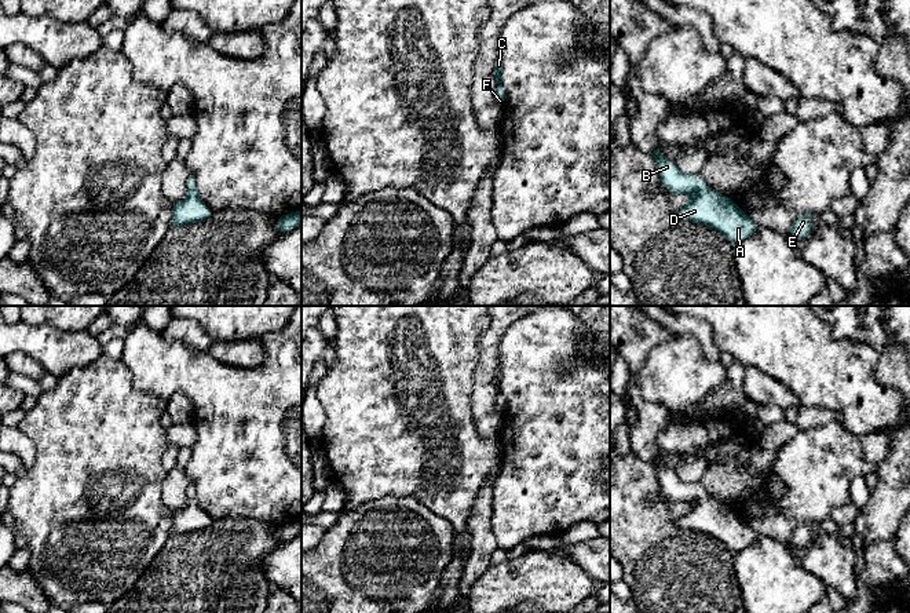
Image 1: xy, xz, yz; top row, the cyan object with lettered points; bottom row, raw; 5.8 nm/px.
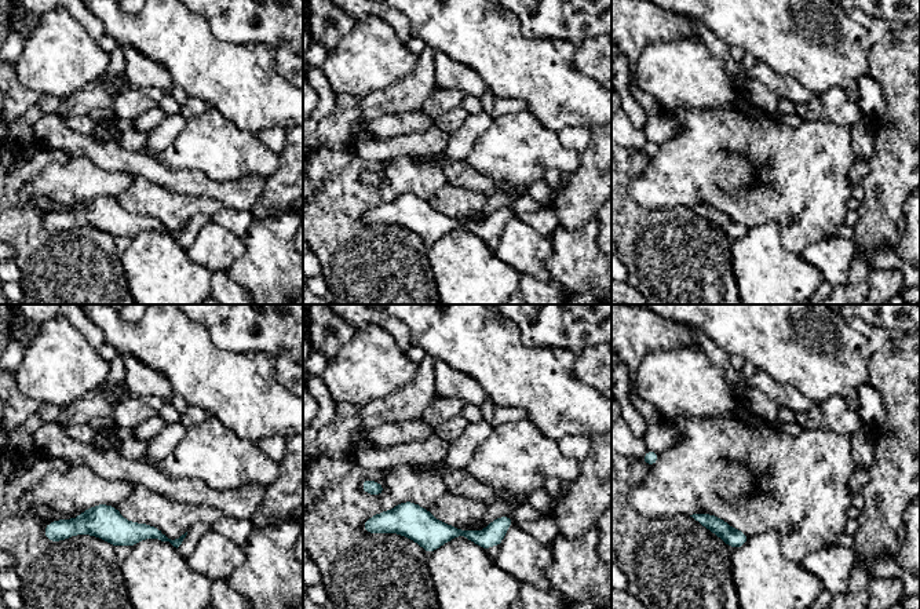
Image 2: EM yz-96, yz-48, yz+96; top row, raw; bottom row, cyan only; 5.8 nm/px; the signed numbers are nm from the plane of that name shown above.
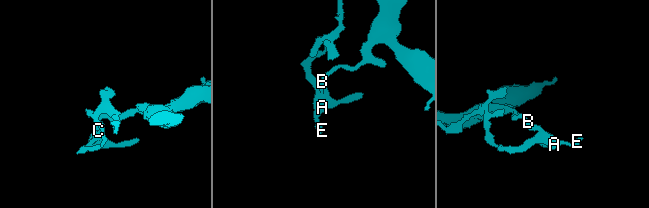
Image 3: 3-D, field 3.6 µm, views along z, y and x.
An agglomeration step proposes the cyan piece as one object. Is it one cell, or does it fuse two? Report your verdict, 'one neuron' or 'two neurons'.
two neurons

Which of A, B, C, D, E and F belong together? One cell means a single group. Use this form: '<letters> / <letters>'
A D E F / B C

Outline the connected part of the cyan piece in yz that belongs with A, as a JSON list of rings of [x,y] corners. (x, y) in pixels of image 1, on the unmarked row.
[[[710,497],[702,499],[680,519],[679,526],[698,530],[720,540],[732,554],[756,541],[759,534],[741,519],[734,508]]]

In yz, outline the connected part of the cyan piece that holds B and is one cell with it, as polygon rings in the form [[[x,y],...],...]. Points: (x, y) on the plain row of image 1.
[[[659,456],[651,461],[655,466],[657,477],[662,493],[673,503],[699,503],[708,497],[699,484],[681,481],[673,470],[668,470],[659,460]]]

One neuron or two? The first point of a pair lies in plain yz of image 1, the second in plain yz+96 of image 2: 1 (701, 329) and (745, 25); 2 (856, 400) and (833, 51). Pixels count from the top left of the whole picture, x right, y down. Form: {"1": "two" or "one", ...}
{"1": "two", "2": "one"}

